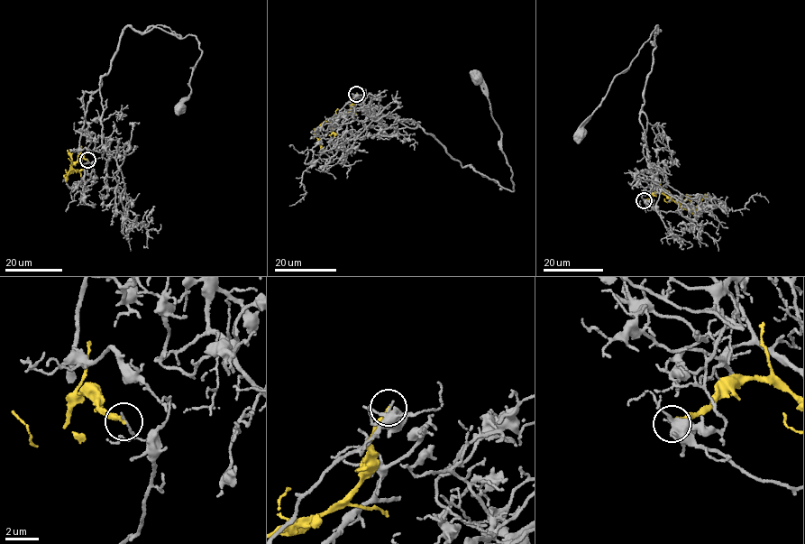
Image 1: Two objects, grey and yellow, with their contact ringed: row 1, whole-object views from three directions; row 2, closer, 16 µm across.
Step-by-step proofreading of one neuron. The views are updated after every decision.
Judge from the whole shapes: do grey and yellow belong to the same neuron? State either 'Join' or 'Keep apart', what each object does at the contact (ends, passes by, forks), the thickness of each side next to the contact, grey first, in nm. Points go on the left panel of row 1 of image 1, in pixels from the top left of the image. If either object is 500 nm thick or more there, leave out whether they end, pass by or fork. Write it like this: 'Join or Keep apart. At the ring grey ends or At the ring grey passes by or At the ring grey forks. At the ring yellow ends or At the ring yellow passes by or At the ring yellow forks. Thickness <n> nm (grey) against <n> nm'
Keep apart. At the ring grey ends. At the ring yellow ends. Thickness 120 nm (grey) against 200 nm

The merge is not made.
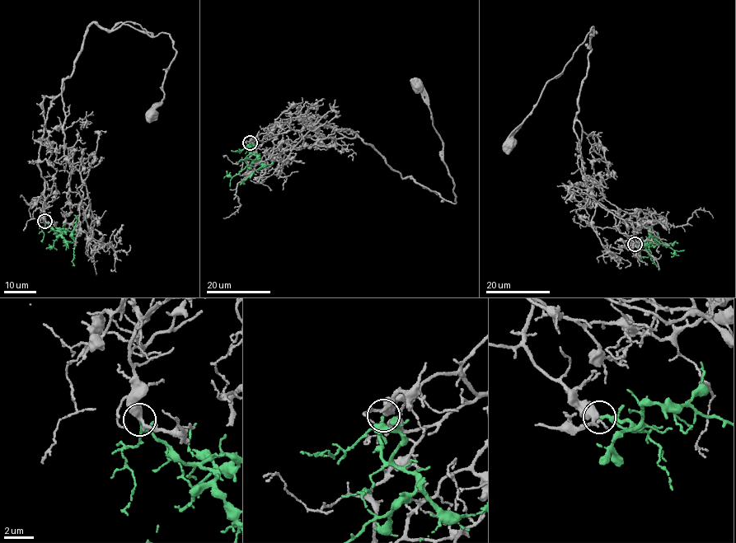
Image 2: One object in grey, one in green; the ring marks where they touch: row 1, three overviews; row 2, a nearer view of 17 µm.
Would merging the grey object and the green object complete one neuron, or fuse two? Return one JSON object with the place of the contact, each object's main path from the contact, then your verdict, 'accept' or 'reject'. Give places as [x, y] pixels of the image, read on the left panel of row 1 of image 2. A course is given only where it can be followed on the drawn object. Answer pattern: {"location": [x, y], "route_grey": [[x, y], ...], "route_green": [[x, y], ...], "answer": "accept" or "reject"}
{"location": [44, 221], "route_grey": [[45, 221], [40, 141], [88, 25], [169, 35], [176, 53], [152, 114]], "route_green": [[45, 221], [54, 230], [64, 229], [77, 232], [73, 242], [63, 242]], "answer": "accept"}

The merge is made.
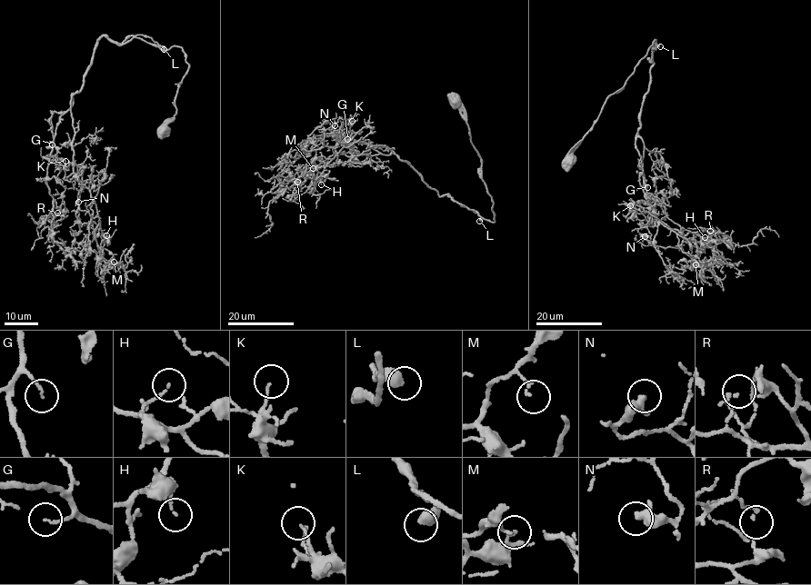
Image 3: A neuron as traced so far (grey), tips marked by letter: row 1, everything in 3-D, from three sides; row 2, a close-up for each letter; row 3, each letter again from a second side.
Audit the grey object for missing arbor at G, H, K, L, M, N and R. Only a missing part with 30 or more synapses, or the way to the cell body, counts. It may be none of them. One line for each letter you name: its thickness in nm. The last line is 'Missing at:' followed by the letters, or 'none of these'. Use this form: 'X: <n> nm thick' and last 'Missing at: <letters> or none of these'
G: 110 nm thick
L: 500 nm thick
Missing at: G, L

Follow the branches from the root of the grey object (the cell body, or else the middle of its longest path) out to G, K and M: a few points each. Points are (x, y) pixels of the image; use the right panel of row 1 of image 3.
G: (568, 160), (605, 101), (623, 86), (655, 40), (637, 134), (643, 141), (642, 168), (647, 187)
K: (568, 160), (605, 101), (623, 86), (656, 40), (635, 143), (645, 191), (655, 205), (647, 218), (630, 205)
M: (568, 160), (605, 101), (656, 40), (635, 148), (655, 201), (649, 212), (676, 233), (695, 264)

